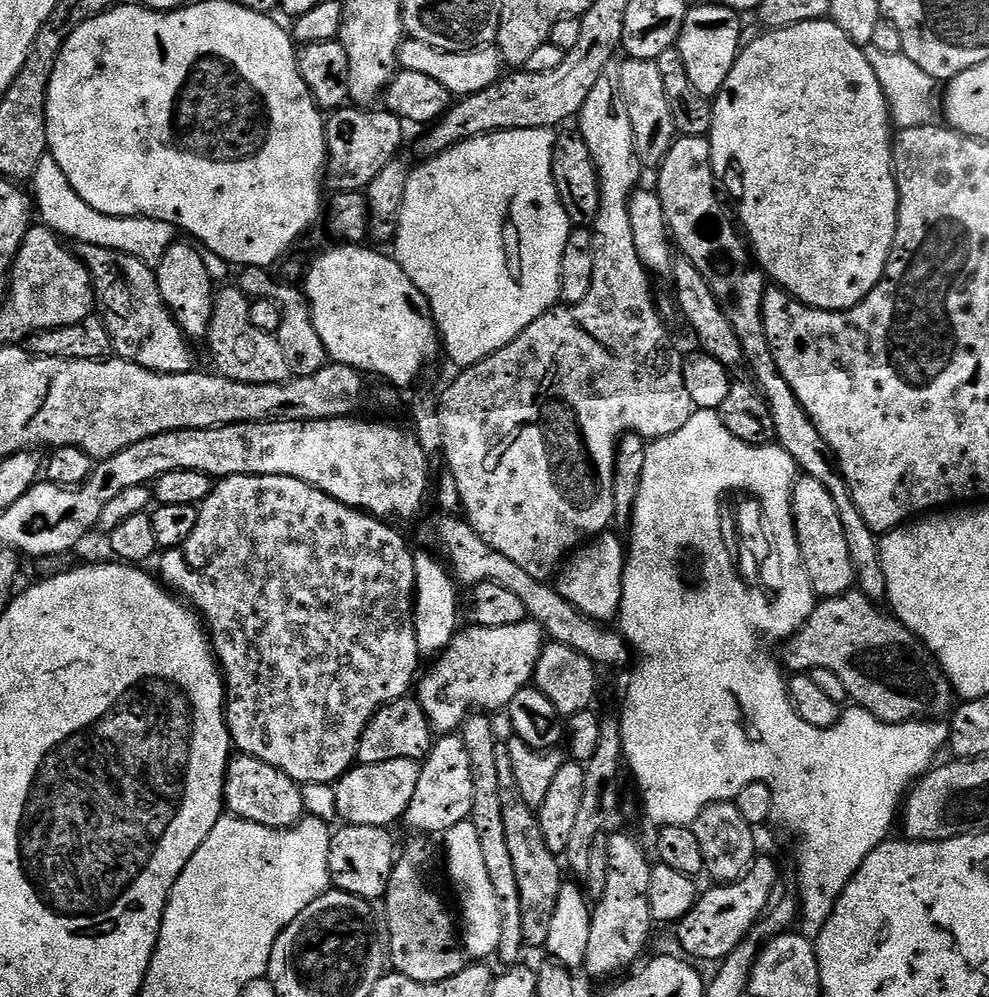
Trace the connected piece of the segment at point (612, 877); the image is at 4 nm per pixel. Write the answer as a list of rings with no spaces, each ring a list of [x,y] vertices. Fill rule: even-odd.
[[[616,832],[607,837],[608,873],[606,890],[602,898],[595,901],[590,922],[590,946],[586,946],[586,958],[583,971],[592,976],[619,977],[623,968],[631,969],[636,959],[644,952],[648,944],[648,935],[654,929],[650,910],[650,874],[652,864],[650,856],[632,836]]]

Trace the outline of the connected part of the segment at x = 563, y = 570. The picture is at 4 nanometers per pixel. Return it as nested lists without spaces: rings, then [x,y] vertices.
[[[605,530],[591,542],[575,549],[563,561],[554,586],[566,602],[570,602],[582,614],[592,620],[612,622],[617,619],[624,593],[624,566],[626,563],[626,544],[623,539]]]

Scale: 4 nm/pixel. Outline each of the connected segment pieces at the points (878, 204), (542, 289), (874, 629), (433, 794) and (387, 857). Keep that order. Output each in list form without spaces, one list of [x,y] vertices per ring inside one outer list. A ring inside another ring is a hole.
[[[831,19],[802,22],[798,26],[768,30],[763,34],[765,36],[758,37],[753,44],[745,43],[741,47],[740,56],[734,62],[734,70],[730,70],[730,78],[726,78],[722,90],[714,97],[710,133],[712,163],[720,170],[728,163],[736,164],[736,172],[740,175],[738,220],[750,241],[751,251],[759,267],[771,279],[773,276],[777,285],[783,286],[811,308],[845,312],[867,298],[870,290],[874,290],[874,286],[878,286],[878,282],[884,279],[884,271],[892,257],[900,195],[896,189],[896,169],[892,166],[894,128],[888,115],[888,103],[870,62],[864,56],[864,48],[855,44]]]
[[[535,128],[534,130],[510,130],[495,132],[489,136],[479,136],[473,140],[462,142],[433,160],[417,163],[408,173],[406,182],[406,198],[402,198],[402,214],[398,218],[398,230],[394,241],[394,259],[402,266],[402,270],[418,286],[418,290],[428,300],[430,315],[436,321],[442,341],[443,351],[463,370],[485,360],[490,354],[502,350],[530,322],[542,318],[552,308],[557,307],[560,300],[560,279],[562,278],[562,254],[566,250],[566,238],[573,230],[573,223],[562,202],[558,198],[558,190],[554,186],[552,173],[552,151],[556,141],[556,132],[551,128]]]
[[[859,590],[821,599],[808,621],[793,636],[783,641],[783,667],[792,674],[808,674],[814,668],[838,674],[849,697],[853,701],[857,700],[874,719],[881,720],[881,725],[884,726],[918,720],[929,714],[936,718],[943,717],[943,712],[947,713],[953,707],[952,700],[954,701],[952,683],[948,676],[940,669],[932,651],[905,624],[880,607],[879,603],[866,598]]]
[[[441,735],[433,743],[432,751],[420,764],[418,786],[414,790],[414,798],[410,798],[410,806],[404,811],[403,823],[408,823],[416,834],[447,834],[451,828],[471,817],[473,802],[474,778],[470,774],[470,758],[466,758],[466,746],[459,735]]]
[[[344,824],[332,832],[328,873],[339,891],[369,902],[379,901],[388,890],[390,874],[398,859],[398,844],[388,828]]]

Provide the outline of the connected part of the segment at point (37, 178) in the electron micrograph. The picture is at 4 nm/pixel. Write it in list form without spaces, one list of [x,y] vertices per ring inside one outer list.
[[[45,154],[42,162],[38,162],[38,170],[30,181],[30,192],[39,223],[65,241],[102,246],[106,250],[130,254],[153,266],[160,263],[172,244],[177,243],[178,229],[170,222],[145,220],[142,216],[107,216],[94,210],[90,202],[82,202],[82,198],[78,198],[78,190],[70,186],[66,174],[62,174],[62,166],[54,162],[51,154]]]

